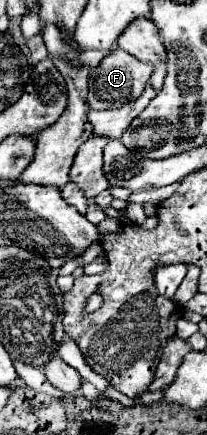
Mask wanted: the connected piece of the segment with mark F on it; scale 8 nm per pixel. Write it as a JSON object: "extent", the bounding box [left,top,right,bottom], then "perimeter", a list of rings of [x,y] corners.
{"extent":[88,48,152,110],"perimeter":[[[116,48],[116,50],[110,50],[110,54],[94,68],[90,70],[90,80],[88,80],[88,86],[90,86],[90,92],[88,92],[88,104],[92,110],[108,110],[108,108],[120,108],[122,104],[130,104],[134,102],[146,82],[150,80],[152,76],[152,66],[150,64],[144,64],[140,62],[138,58],[134,58],[132,54]]]}

